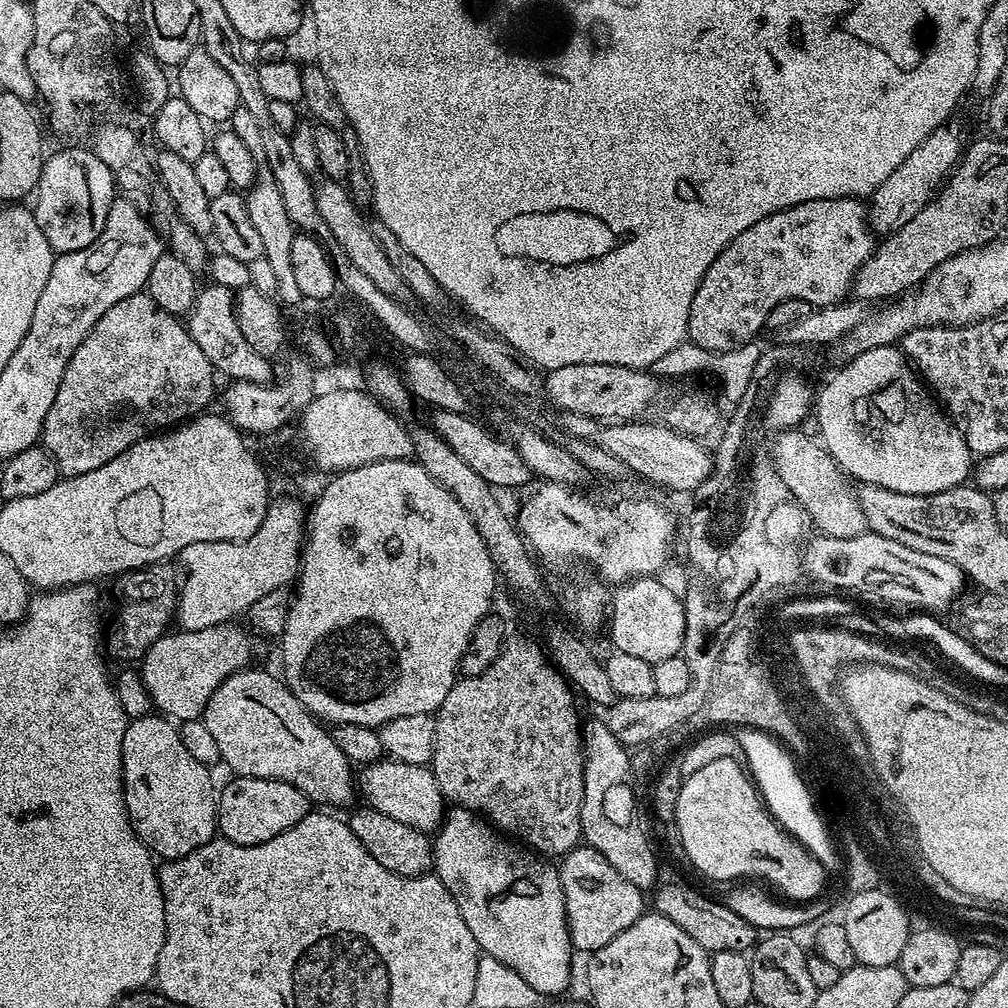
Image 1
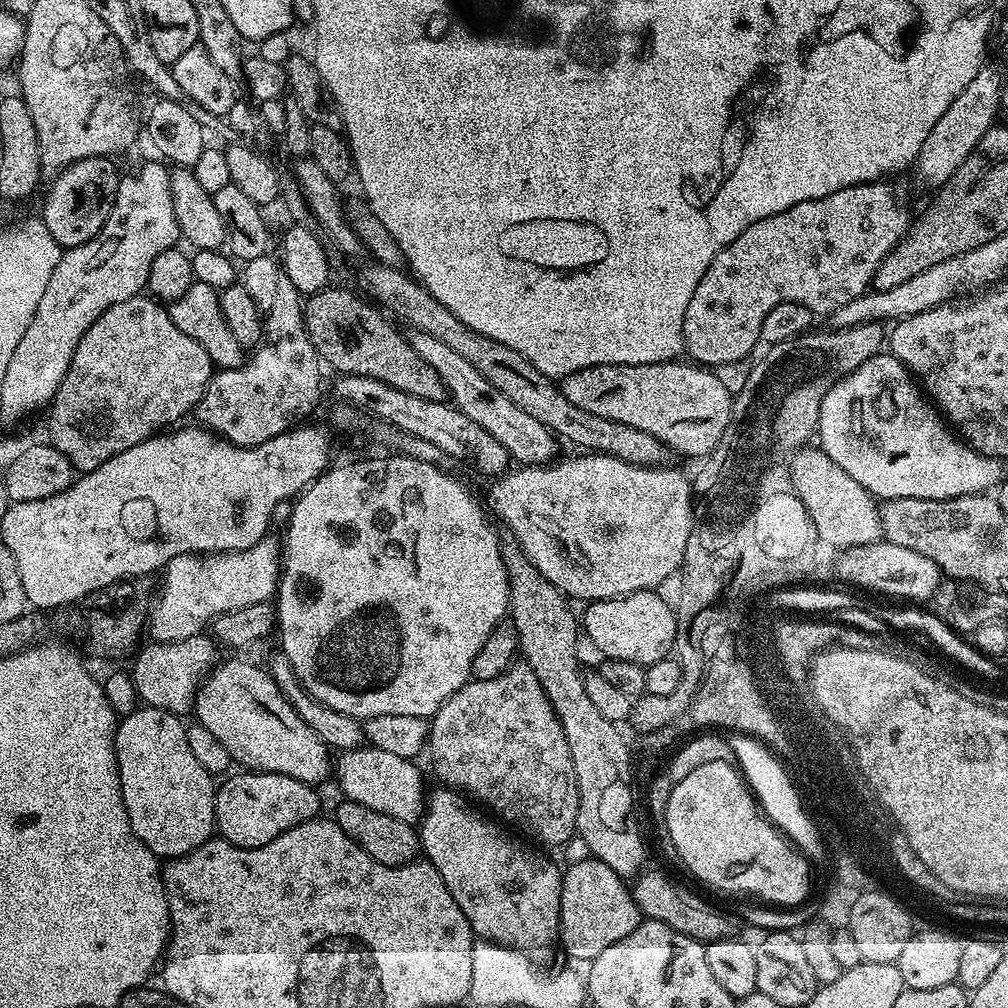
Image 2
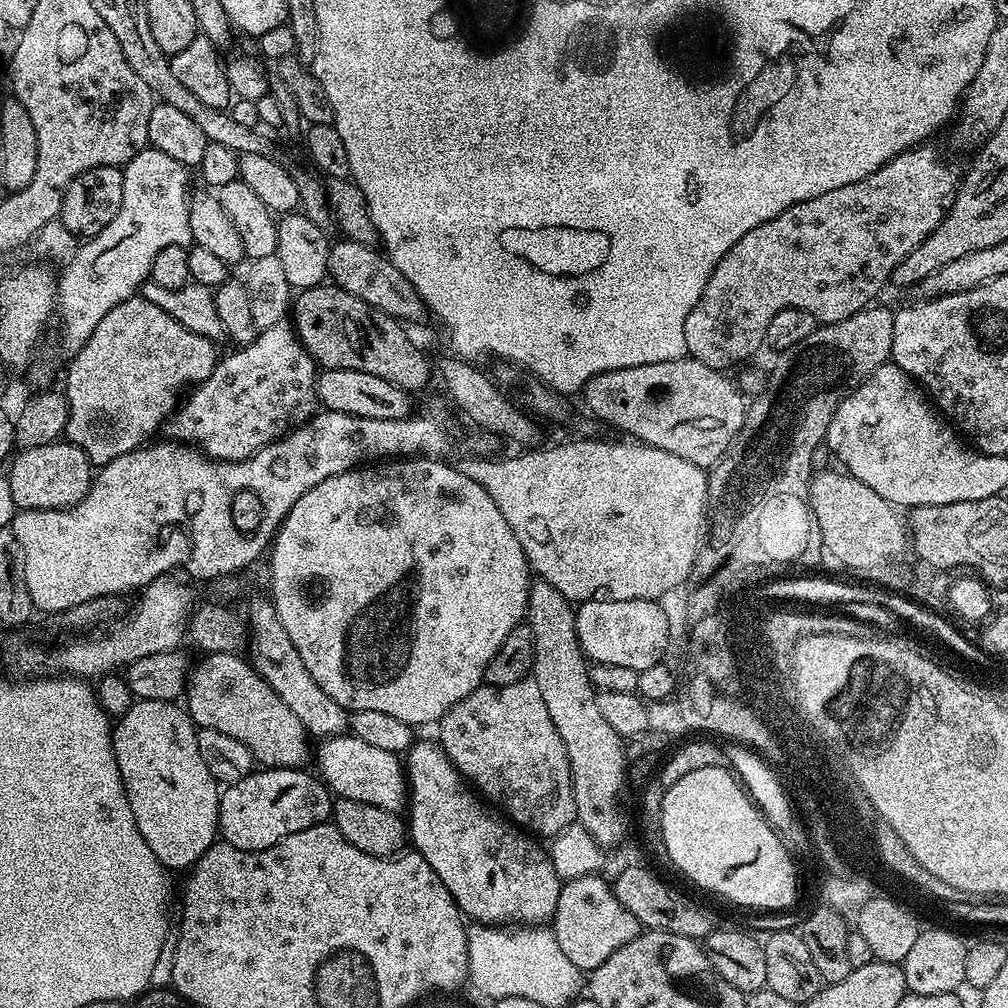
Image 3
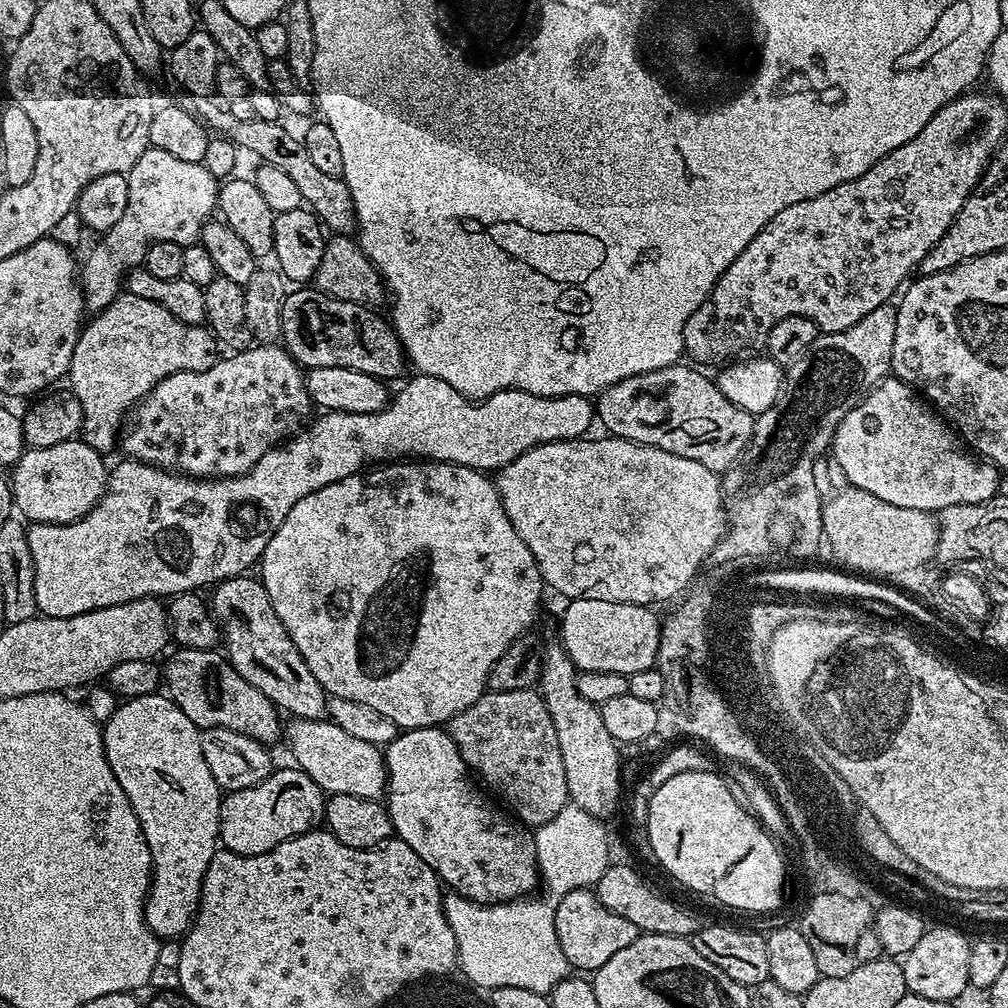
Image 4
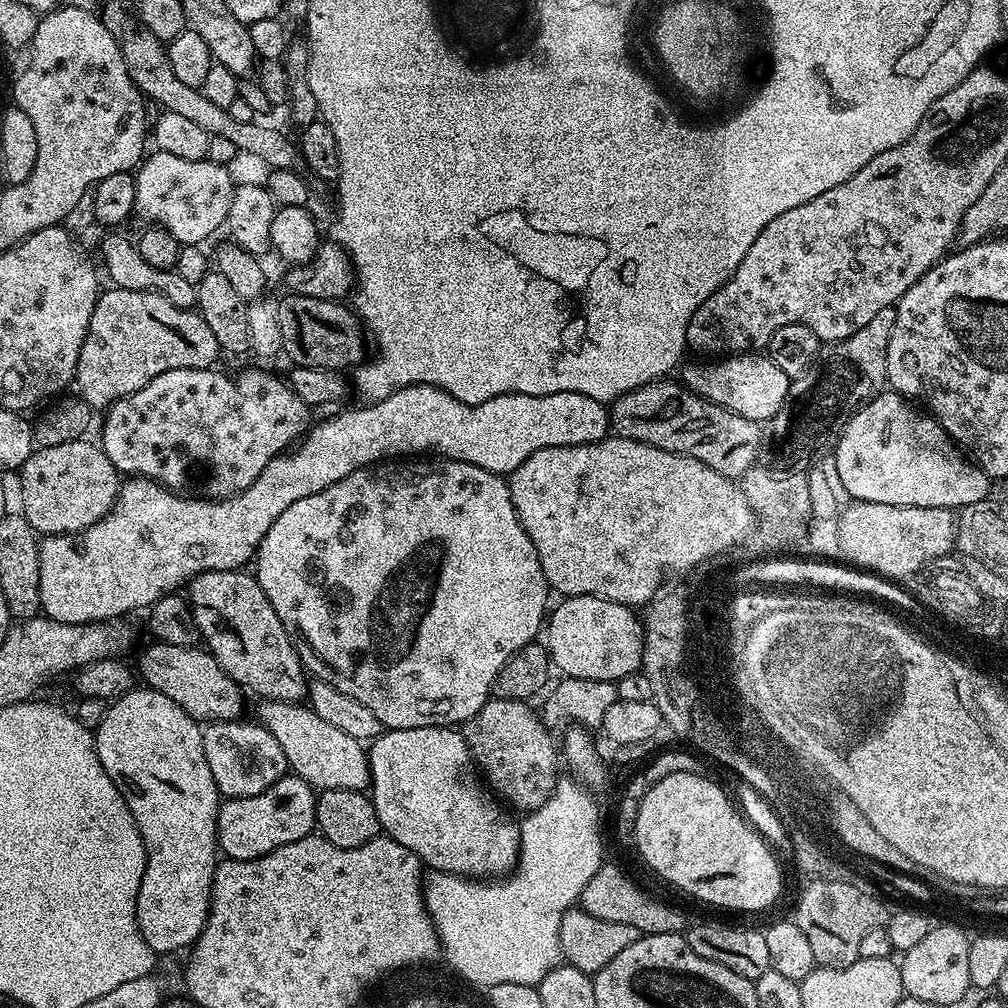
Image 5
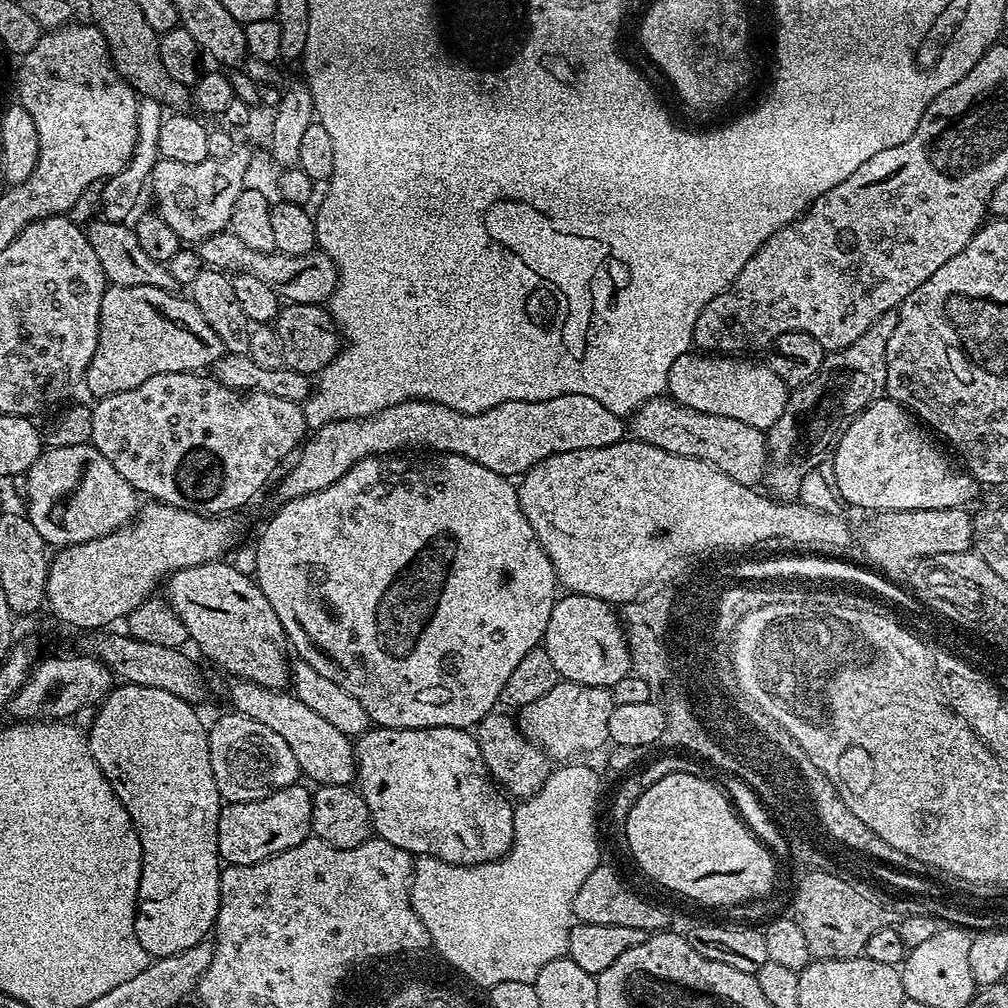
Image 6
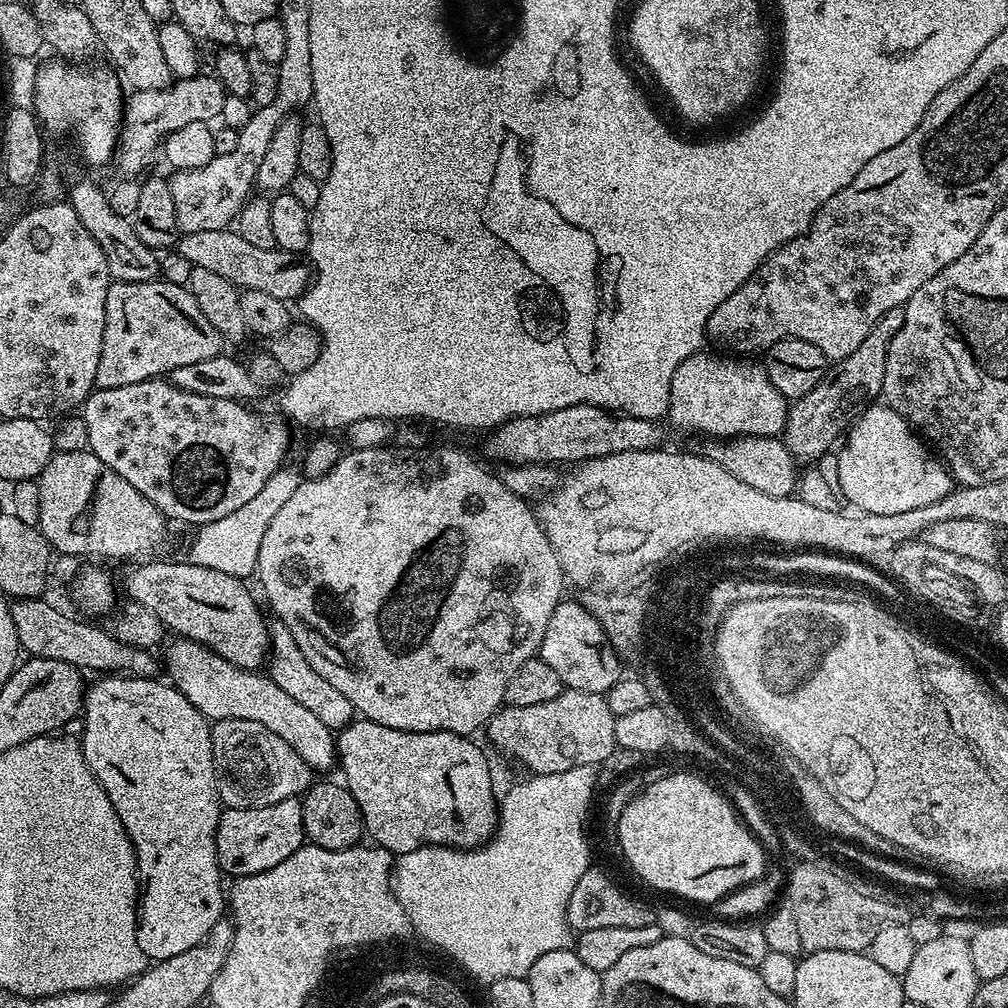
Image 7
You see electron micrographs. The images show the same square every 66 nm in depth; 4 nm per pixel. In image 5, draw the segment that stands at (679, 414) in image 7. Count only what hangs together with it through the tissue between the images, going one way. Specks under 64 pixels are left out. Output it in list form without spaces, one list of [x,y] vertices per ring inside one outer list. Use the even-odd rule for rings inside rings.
[[[728,354],[717,364],[692,364],[684,372],[682,384],[699,396],[704,396],[710,402],[724,407],[728,411],[738,413],[742,418],[748,418],[757,422],[767,422],[771,416],[778,414],[778,410],[784,405],[784,399],[788,396],[790,377],[782,374],[778,366],[766,354]]]

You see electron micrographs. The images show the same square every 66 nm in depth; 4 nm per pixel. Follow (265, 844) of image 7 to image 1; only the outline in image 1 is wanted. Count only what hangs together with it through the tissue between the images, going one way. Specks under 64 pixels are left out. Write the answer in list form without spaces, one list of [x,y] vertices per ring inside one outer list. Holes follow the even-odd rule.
[[[236,776],[218,792],[218,832],[221,837],[242,846],[270,842],[282,830],[290,830],[310,810],[310,802],[302,790],[294,790],[286,782]]]

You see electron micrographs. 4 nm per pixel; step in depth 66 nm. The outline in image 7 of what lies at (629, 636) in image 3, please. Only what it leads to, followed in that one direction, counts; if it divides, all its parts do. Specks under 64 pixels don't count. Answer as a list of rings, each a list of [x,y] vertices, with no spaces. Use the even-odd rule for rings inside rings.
[[[561,599],[554,614],[550,614],[550,623],[540,643],[539,659],[558,673],[565,689],[607,694],[610,686],[621,678],[622,661],[590,609],[583,603],[580,605],[578,601],[568,599]]]

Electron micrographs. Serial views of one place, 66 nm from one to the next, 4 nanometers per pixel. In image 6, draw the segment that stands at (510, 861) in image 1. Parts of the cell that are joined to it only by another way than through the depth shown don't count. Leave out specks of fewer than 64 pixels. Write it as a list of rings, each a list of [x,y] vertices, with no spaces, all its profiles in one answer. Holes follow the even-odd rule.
[[[372,726],[355,741],[354,747],[358,791],[370,810],[372,830],[379,839],[411,852],[413,857],[433,856],[451,864],[485,864],[499,860],[512,849],[513,801],[493,780],[471,731],[462,728]]]

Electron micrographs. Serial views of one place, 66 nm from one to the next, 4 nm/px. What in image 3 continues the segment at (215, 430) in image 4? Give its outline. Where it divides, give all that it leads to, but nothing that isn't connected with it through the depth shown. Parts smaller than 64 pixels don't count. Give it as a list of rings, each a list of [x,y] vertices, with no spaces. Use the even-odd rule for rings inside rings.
[[[281,322],[263,329],[263,331],[254,338],[254,342],[237,347],[232,351],[236,352],[230,353],[225,360],[224,357],[217,359],[214,370],[210,374],[210,378],[206,378],[201,384],[195,385],[195,387],[183,397],[179,407],[173,411],[172,415],[169,416],[162,425],[162,432],[168,435],[165,437],[167,437],[169,441],[177,444],[189,445],[199,450],[203,455],[212,457],[214,460],[245,460],[246,458],[250,458],[255,452],[265,448],[267,444],[273,444],[276,440],[287,436],[293,428],[299,428],[300,425],[305,424],[306,421],[312,419],[318,411],[318,401],[316,399],[318,365],[316,361],[312,359],[311,354],[301,346],[300,339],[296,336],[296,329],[291,323]]]

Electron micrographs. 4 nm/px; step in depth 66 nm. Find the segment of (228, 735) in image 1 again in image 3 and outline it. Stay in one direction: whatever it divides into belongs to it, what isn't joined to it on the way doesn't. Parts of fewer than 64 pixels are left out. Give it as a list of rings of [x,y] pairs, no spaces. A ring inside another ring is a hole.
[[[210,652],[203,658],[191,665],[190,671],[186,677],[186,711],[192,718],[193,724],[197,728],[209,728],[210,730],[218,730],[218,734],[230,734],[230,738],[236,738],[238,742],[242,742],[242,746],[246,746],[246,750],[250,750],[253,761],[257,765],[264,768],[304,768],[307,765],[307,760],[310,760],[310,748],[308,752],[308,743],[310,743],[310,737],[308,731],[302,726],[302,722],[298,722],[298,714],[292,713],[290,706],[286,706],[286,702],[282,702],[282,698],[278,698],[278,694],[274,694],[274,690],[270,690],[270,686],[266,683],[262,677],[260,677],[256,669],[252,667],[251,663],[247,659],[243,660],[243,655],[235,652]]]

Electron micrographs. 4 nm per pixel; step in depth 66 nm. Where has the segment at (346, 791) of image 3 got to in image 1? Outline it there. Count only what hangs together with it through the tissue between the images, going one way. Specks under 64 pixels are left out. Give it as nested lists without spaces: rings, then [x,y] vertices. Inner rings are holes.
[[[381,758],[372,764],[363,765],[358,776],[358,792],[367,807],[386,814],[386,818],[395,818],[406,826],[414,826],[419,832],[435,833],[444,822],[446,801],[440,792],[428,764],[411,764],[391,758]]]

